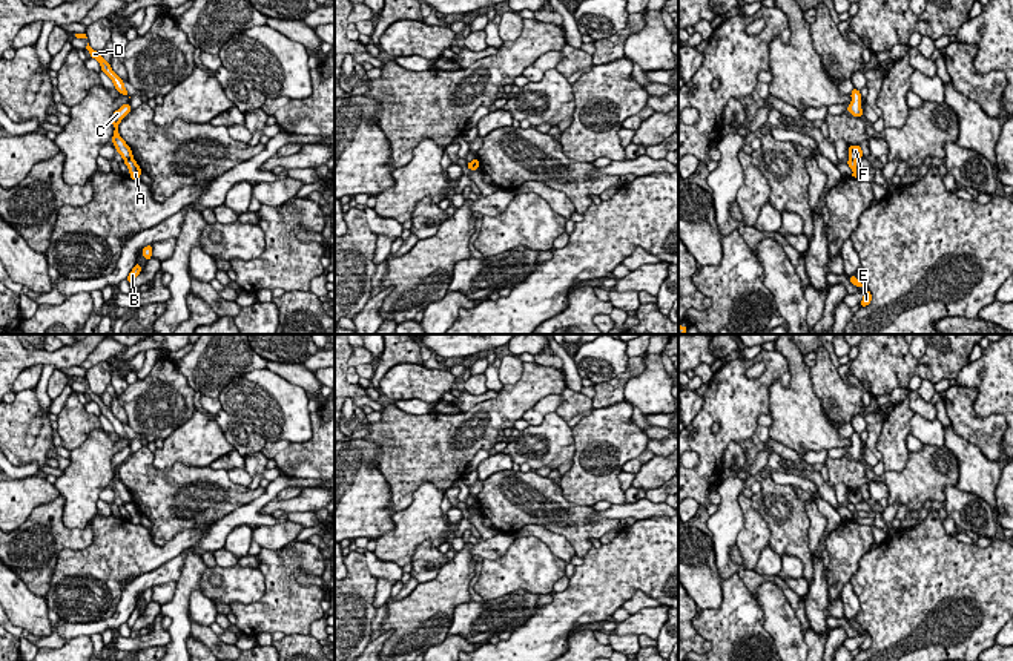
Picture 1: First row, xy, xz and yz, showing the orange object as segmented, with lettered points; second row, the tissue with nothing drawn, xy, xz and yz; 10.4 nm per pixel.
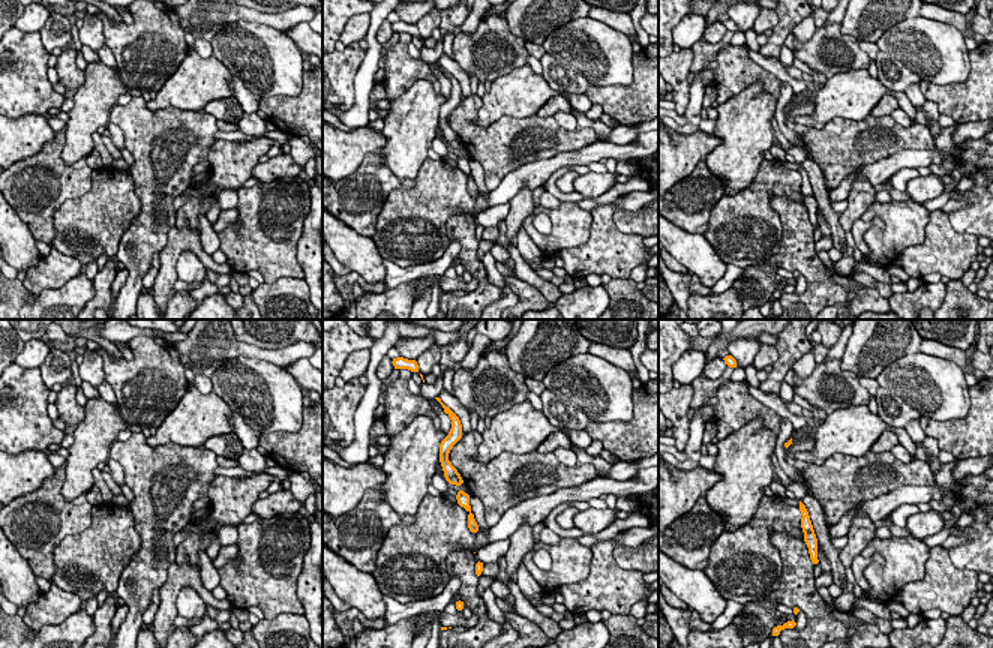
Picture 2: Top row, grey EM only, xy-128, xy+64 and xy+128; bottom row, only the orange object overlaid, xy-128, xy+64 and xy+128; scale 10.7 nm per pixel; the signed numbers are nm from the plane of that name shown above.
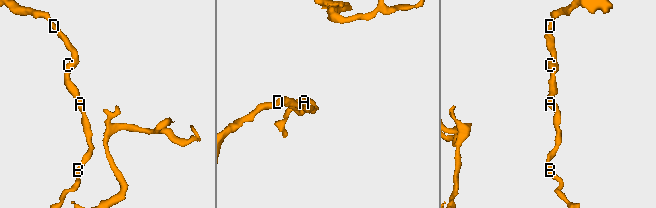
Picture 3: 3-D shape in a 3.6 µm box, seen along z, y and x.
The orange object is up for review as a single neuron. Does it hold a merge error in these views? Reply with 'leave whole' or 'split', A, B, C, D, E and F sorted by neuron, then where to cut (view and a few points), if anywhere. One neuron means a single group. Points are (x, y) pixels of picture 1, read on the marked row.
split | A B E / C D F | xy (132, 157), (125, 161)

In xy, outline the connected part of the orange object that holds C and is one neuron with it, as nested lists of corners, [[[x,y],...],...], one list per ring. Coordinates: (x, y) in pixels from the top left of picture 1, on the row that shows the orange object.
[[[126,103],[123,104],[118,110],[114,112],[112,115],[112,124],[115,127],[114,130],[114,136],[112,136],[112,143],[117,149],[117,153],[120,153],[123,156],[123,159],[132,159],[132,150],[130,147],[126,144],[126,141],[118,135],[118,124],[120,121],[132,110],[130,104]]]

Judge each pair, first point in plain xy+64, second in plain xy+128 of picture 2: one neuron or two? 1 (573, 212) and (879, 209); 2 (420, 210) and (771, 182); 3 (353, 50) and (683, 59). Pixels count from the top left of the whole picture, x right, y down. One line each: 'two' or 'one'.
1: one
2: one
3: one

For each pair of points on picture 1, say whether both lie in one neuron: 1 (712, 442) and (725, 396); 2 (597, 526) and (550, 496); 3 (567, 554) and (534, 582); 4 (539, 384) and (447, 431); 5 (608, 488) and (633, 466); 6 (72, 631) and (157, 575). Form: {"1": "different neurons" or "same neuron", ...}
{"1": "same neuron", "2": "same neuron", "3": "different neurons", "4": "same neuron", "5": "different neurons", "6": "same neuron"}

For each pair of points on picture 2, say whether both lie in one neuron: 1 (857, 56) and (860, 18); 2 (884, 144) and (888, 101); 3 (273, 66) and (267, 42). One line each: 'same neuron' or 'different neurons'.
1: different neurons
2: different neurons
3: same neuron

